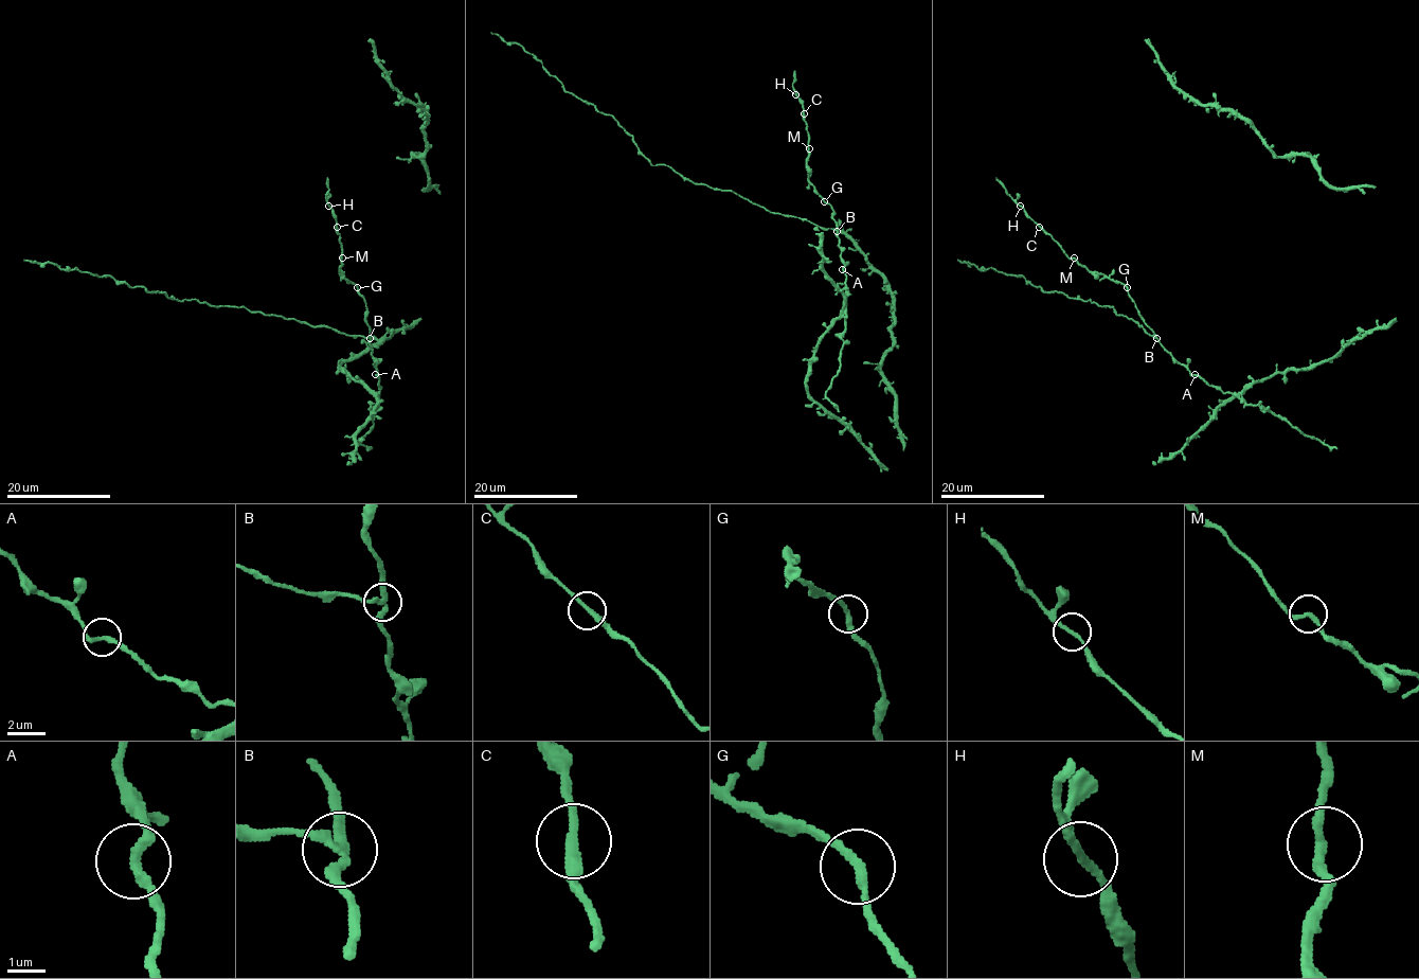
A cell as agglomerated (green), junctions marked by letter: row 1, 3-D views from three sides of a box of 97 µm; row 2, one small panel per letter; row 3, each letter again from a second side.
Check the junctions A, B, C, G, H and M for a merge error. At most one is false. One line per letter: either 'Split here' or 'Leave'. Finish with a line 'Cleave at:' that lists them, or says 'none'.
A: Leave
B: Split here
C: Leave
G: Leave
H: Leave
M: Leave
Cleave at: B

